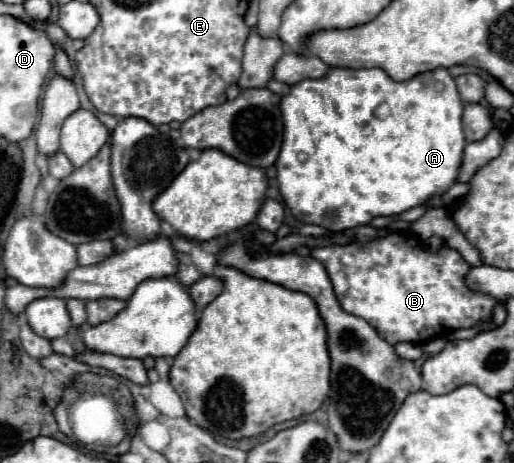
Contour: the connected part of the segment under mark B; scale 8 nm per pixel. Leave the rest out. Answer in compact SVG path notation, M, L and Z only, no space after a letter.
M390 232L370 242L328 244L312 248L310 256L324 264L342 308L354 316L364 318L392 346L398 342L424 344L428 338L438 336L442 332L470 328L480 318L492 316L492 308L498 304L496 298L466 288L464 276L468 274L470 264L456 250L444 246L438 254L432 254L408 232Z

